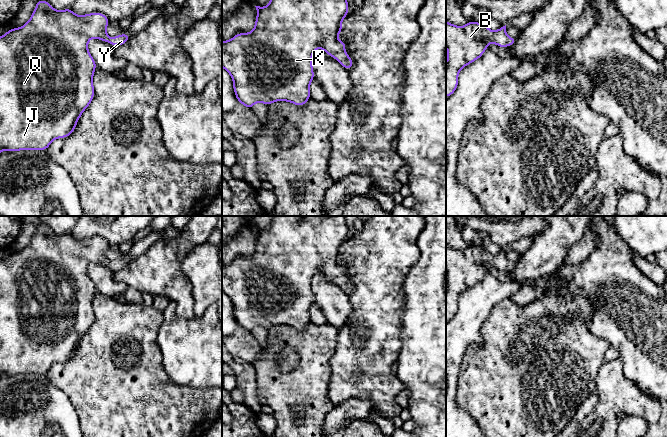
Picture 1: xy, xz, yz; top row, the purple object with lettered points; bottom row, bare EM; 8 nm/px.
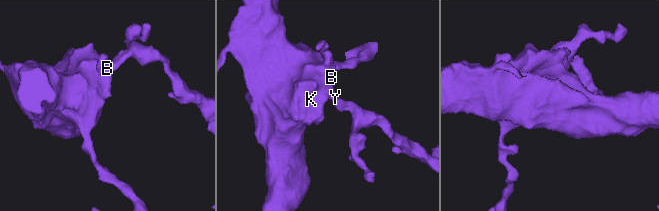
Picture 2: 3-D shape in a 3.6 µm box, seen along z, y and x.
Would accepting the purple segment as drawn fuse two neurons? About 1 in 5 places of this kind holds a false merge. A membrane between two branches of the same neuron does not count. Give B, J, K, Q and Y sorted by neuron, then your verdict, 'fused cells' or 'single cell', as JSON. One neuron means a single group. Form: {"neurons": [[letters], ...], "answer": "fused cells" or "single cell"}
{"neurons": [["B", "J", "K", "Q", "Y"]], "answer": "single cell"}

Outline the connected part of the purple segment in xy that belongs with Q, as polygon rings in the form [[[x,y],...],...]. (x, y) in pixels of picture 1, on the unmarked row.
[[[40,223],[26,248],[20,252],[12,252],[0,261],[0,377],[3,374],[47,374],[53,364],[68,361],[73,357],[79,342],[94,322],[93,298],[96,294],[96,286],[88,275],[89,264],[96,262],[106,265],[113,270],[120,270],[131,262],[129,258],[120,258],[110,262],[106,257],[108,249],[109,243],[103,237],[95,236],[86,239],[76,239],[71,232],[58,235],[47,225]]]

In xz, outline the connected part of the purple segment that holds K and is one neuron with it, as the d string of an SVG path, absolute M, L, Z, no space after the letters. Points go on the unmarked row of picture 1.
M275 216L267 230L255 231L254 253L222 265L222 291L233 304L237 324L247 332L257 326L268 330L276 325L305 329L310 323L310 307L314 303L312 280L317 272L334 281L346 294L353 290L353 284L344 275L346 266L337 262L342 244L348 239L344 216Z

